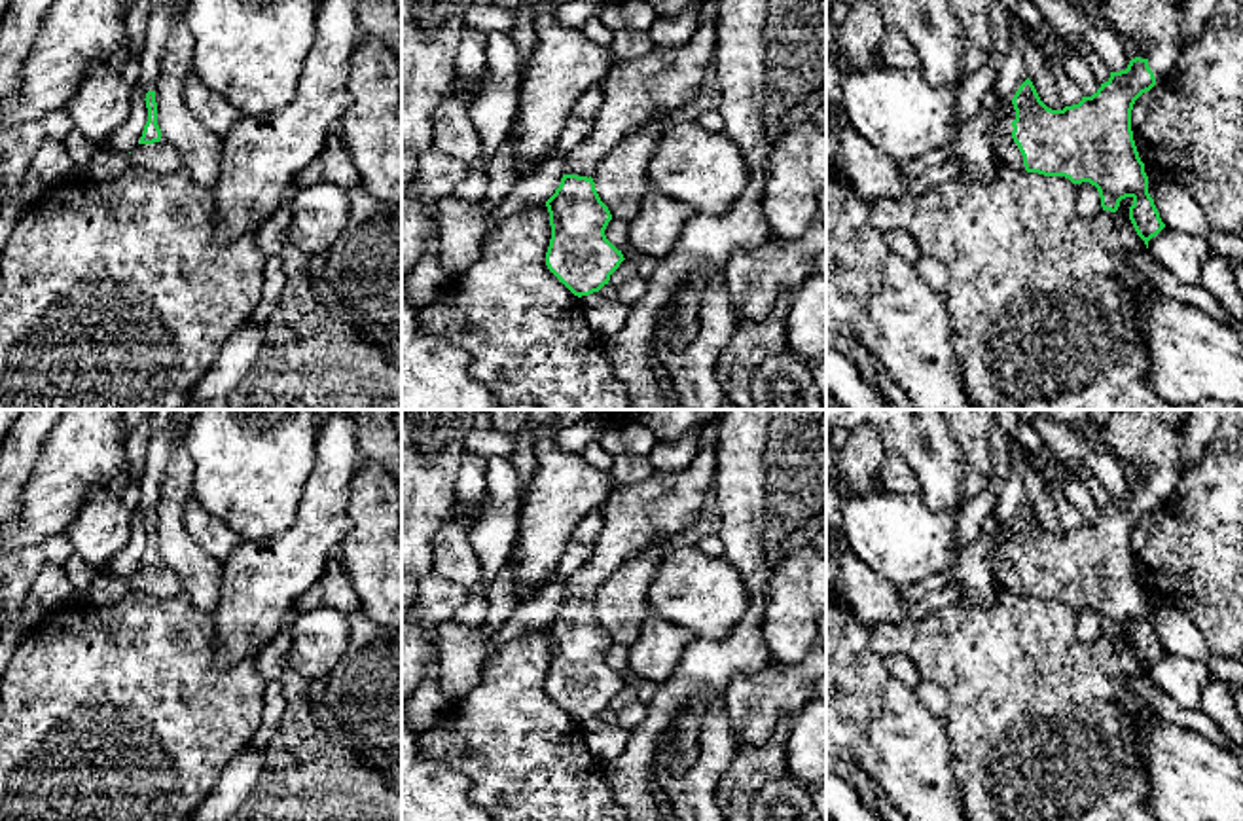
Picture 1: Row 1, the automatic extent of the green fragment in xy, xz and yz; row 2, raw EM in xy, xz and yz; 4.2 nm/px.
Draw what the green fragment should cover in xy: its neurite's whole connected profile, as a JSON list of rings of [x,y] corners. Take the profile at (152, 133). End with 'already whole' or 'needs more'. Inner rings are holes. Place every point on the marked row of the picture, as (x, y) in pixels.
[[[148,91],[144,100],[148,108],[148,121],[138,146],[129,154],[133,167],[155,173],[174,173],[184,169],[180,154],[161,137],[161,129],[157,125],[155,91]]] | needs more

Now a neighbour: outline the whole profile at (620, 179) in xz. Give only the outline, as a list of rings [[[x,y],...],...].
[[[667,110],[654,114],[644,127],[625,135],[597,165],[591,178],[612,218],[631,222],[637,216],[648,188],[648,163],[667,131],[669,114]]]

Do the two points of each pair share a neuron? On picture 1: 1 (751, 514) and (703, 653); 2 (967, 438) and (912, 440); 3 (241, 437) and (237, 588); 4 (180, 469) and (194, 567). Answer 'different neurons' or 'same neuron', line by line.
1: same neuron
2: different neurons
3: different neurons
4: same neuron

